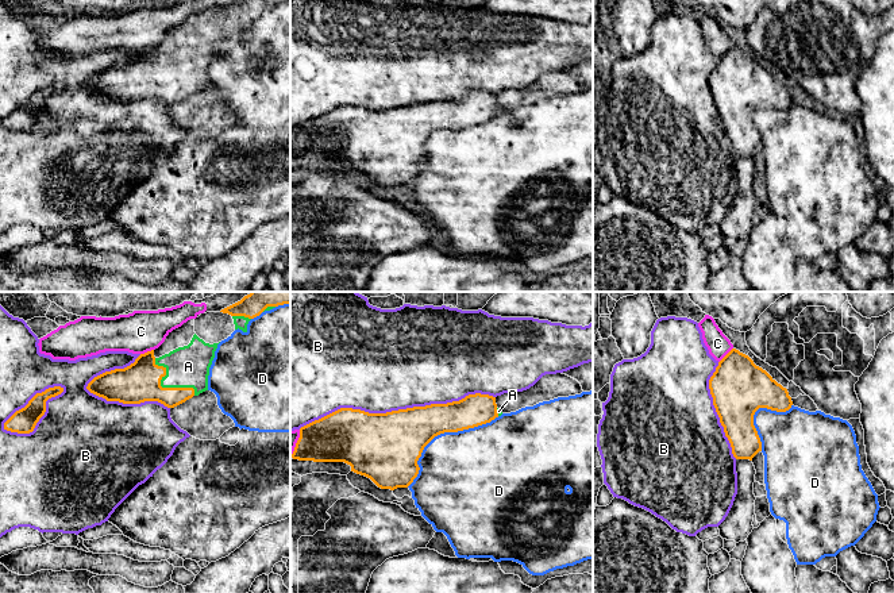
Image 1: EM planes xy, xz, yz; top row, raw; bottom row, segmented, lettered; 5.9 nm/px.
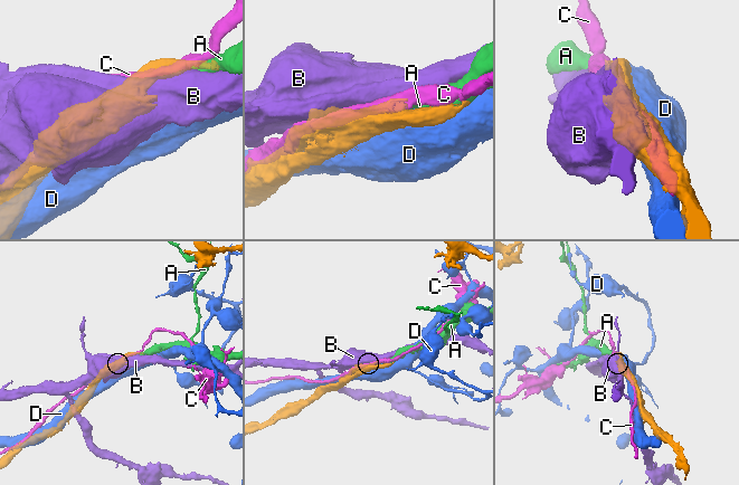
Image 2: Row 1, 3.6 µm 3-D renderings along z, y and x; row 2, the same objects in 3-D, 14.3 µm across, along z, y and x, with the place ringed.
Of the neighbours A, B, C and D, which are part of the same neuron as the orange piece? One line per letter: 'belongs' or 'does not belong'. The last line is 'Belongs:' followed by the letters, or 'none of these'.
A: belongs
B: does not belong
C: does not belong
D: does not belong
Belongs: A

